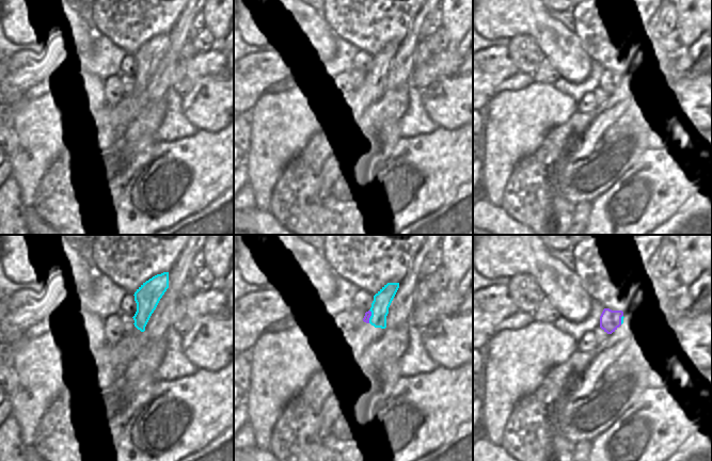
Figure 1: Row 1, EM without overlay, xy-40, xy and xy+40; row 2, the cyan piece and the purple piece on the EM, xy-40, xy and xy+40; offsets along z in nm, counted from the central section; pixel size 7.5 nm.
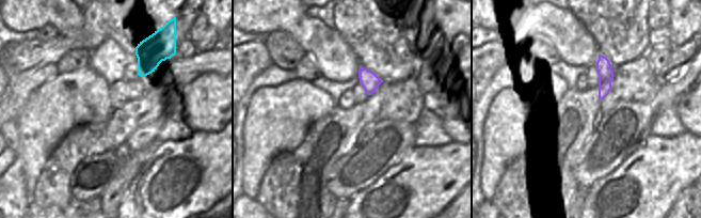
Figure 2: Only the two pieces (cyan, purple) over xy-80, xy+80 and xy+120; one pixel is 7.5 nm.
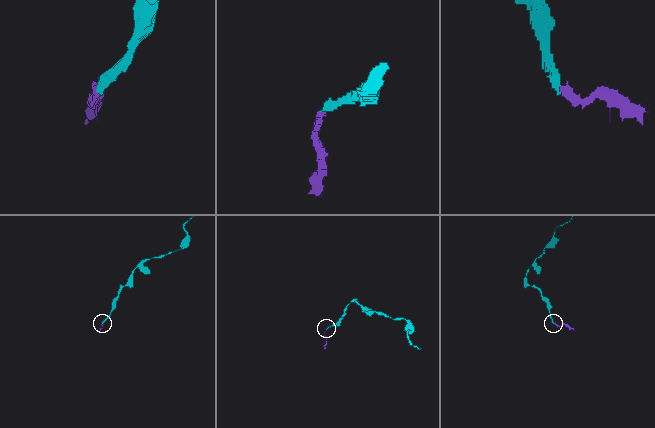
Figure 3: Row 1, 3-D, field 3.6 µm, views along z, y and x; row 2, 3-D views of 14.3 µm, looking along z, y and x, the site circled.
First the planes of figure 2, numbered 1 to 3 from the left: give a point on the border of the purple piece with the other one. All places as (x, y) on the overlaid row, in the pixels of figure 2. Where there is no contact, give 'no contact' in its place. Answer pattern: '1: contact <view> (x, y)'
1: no contact
2: no contact
3: no contact

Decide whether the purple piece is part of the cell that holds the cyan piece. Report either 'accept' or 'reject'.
reject

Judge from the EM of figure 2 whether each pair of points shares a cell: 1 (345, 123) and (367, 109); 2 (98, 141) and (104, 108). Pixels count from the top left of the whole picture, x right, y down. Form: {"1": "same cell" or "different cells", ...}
{"1": "same cell", "2": "different cells"}

